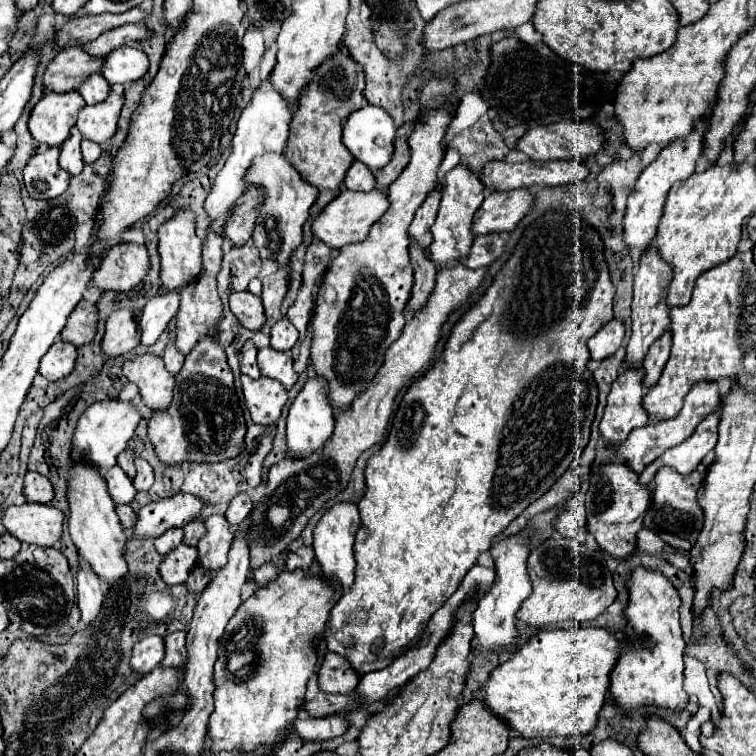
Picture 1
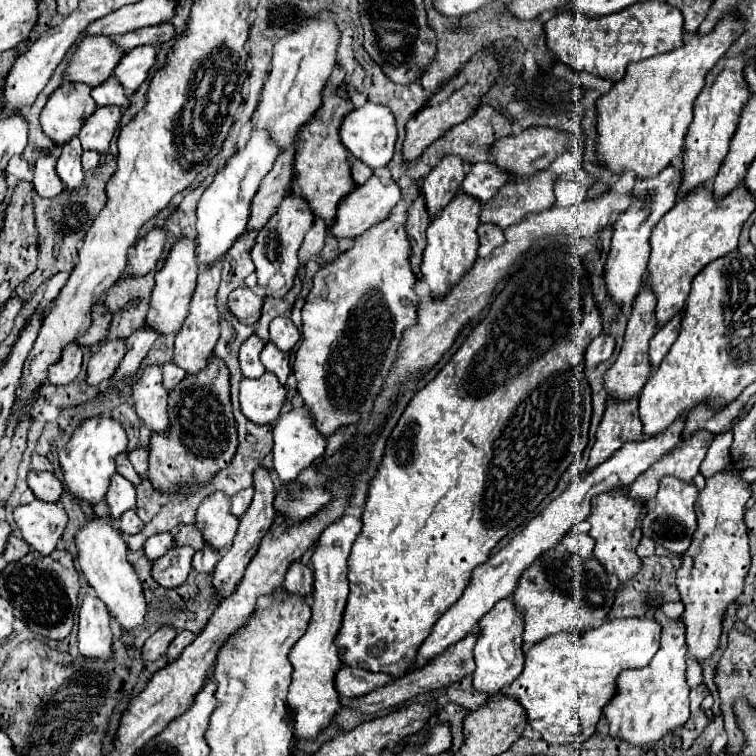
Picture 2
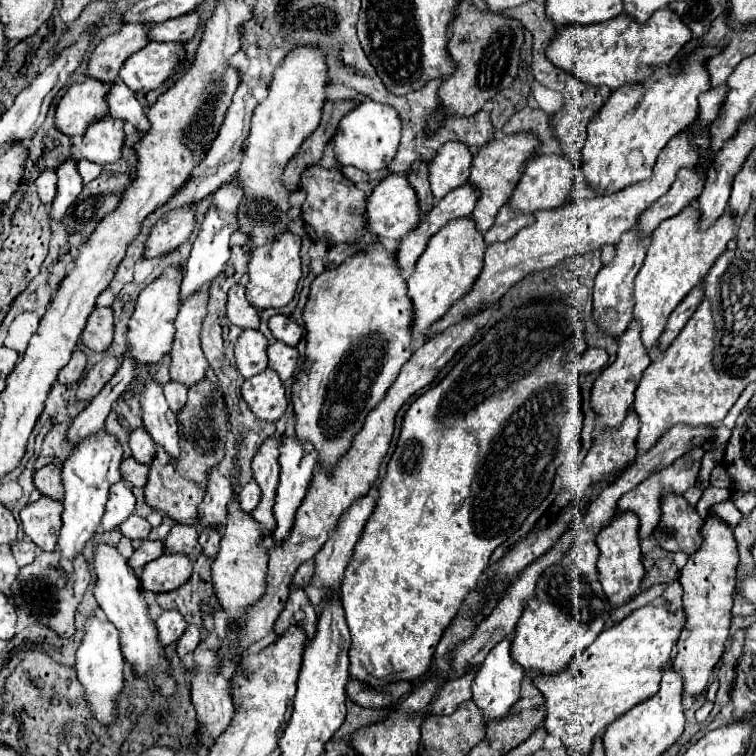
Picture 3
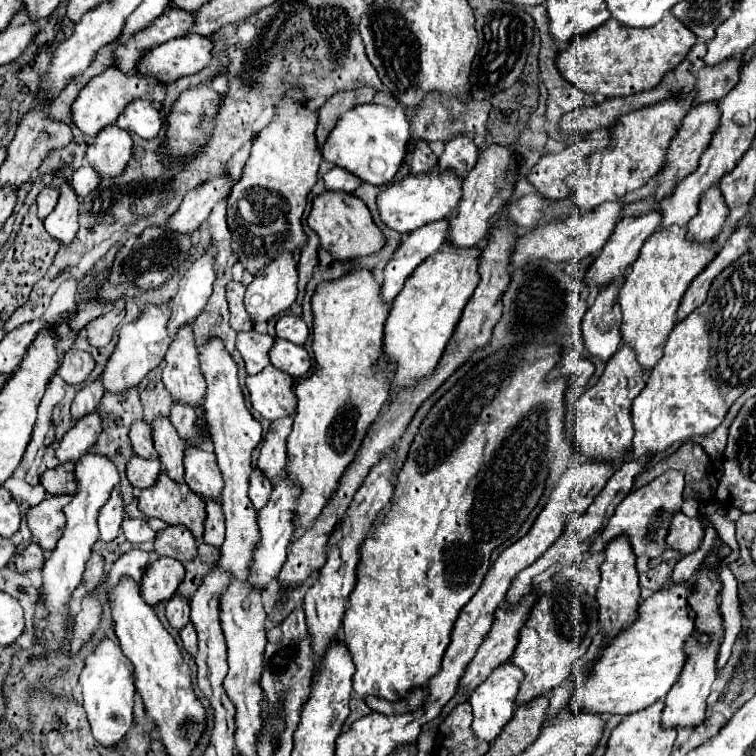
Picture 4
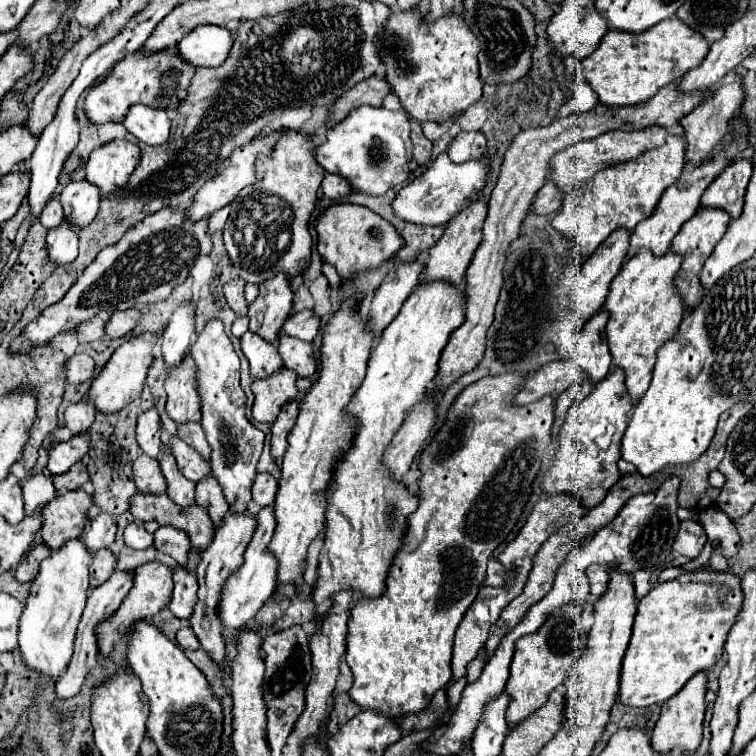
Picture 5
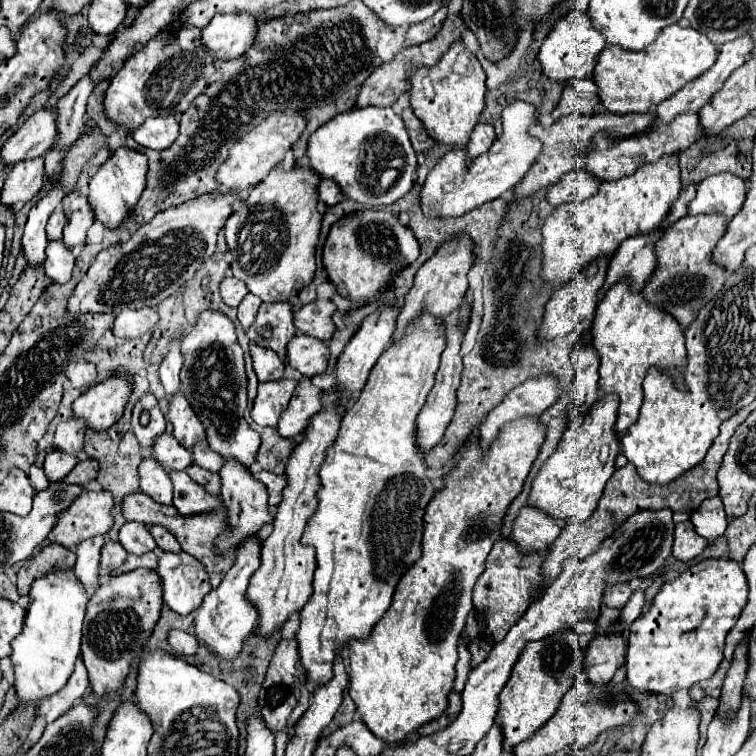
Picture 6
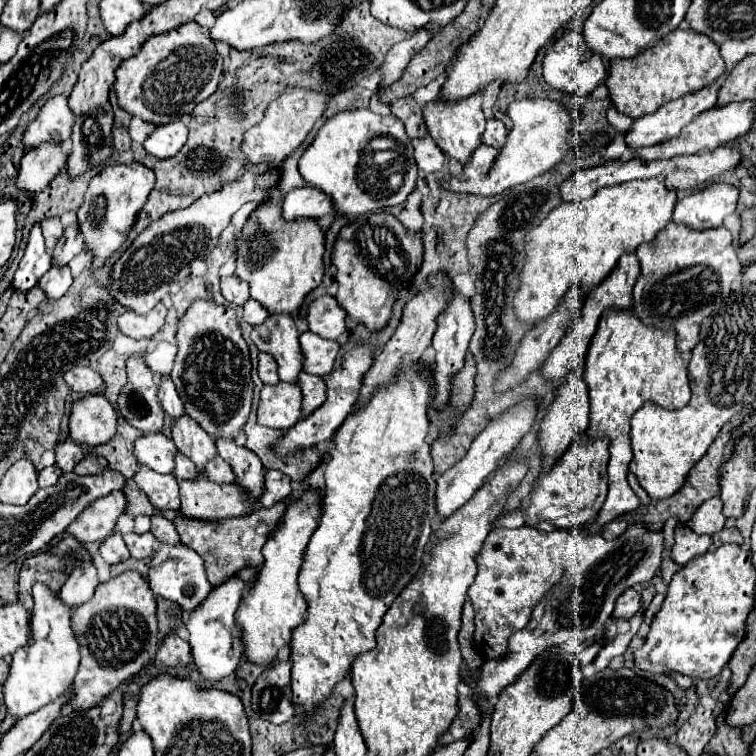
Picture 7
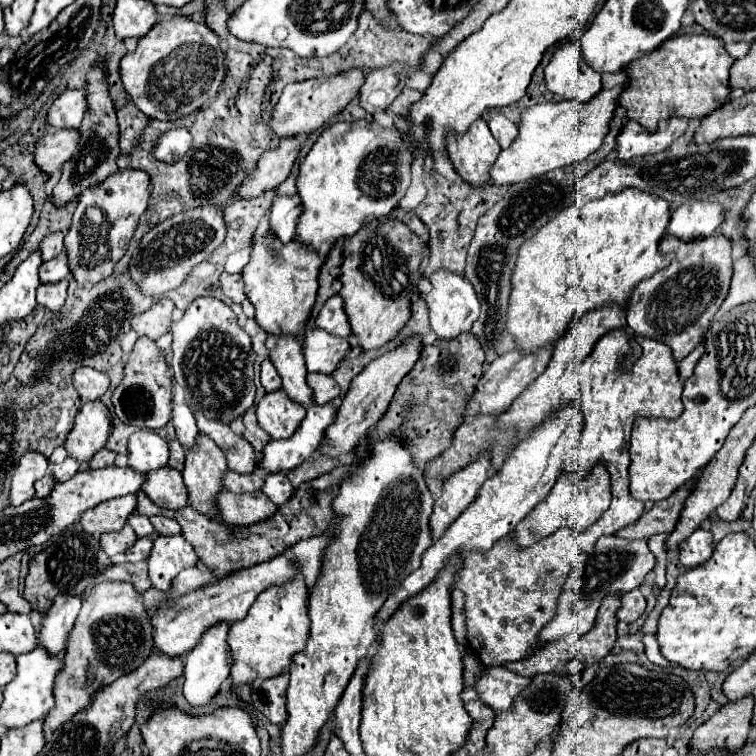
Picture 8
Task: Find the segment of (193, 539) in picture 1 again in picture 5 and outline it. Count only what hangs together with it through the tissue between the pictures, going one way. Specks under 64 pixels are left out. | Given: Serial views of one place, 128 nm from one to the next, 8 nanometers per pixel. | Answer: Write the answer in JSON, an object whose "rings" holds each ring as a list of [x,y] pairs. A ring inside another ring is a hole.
{"rings":[[[160,526],[154,532],[154,546],[158,552],[164,552],[174,558],[180,566],[188,562],[188,552],[192,548],[188,534],[174,526]]]}

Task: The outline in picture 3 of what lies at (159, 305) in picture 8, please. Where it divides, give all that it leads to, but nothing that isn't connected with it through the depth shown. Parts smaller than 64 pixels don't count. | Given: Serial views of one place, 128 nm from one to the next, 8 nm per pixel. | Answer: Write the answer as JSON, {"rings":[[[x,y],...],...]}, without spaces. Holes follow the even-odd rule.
{"rings":[[[94,308],[82,332],[84,346],[94,352],[104,352],[112,344],[112,334],[112,308]]]}

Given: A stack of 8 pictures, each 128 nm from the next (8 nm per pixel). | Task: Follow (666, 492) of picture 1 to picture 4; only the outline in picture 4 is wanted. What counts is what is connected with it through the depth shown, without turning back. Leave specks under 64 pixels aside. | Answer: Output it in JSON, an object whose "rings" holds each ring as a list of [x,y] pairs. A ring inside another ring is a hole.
{"rings":[[[676,512],[666,536],[668,548],[674,548],[682,556],[686,556],[700,548],[702,538],[704,538],[704,528],[698,522],[698,518],[688,518],[686,514]]]}

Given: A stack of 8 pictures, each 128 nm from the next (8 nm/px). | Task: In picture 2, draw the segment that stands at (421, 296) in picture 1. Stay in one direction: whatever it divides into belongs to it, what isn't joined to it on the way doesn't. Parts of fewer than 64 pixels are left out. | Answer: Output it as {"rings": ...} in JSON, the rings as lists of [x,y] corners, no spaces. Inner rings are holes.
{"rings":[[[420,196],[408,210],[408,222],[406,222],[406,232],[410,234],[410,242],[412,242],[412,254],[410,254],[410,264],[412,270],[416,272],[418,280],[422,280],[422,272],[420,272],[420,264],[422,264],[422,252],[426,248],[426,228],[428,228],[430,220],[428,214],[424,210],[424,196]]]}

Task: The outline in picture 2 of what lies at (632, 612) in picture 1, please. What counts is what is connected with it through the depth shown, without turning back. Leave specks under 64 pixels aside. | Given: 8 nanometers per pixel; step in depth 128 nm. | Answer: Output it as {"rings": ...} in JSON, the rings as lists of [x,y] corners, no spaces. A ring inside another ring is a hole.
{"rings":[[[648,594],[648,606],[654,610],[656,622],[662,626],[660,650],[652,658],[652,664],[636,670],[622,672],[616,680],[616,696],[612,704],[606,704],[604,714],[610,722],[610,736],[644,746],[660,740],[664,734],[684,726],[688,712],[688,684],[686,684],[686,638],[682,618],[668,618],[660,610],[660,596]]]}

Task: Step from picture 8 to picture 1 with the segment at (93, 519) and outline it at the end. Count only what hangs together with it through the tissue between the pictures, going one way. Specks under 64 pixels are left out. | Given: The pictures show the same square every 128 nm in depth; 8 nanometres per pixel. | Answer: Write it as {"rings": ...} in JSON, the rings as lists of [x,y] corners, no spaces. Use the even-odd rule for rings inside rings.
{"rings":[[[26,502],[22,506],[8,506],[2,516],[2,524],[24,544],[36,546],[54,546],[62,536],[64,514],[50,504],[32,504]]]}

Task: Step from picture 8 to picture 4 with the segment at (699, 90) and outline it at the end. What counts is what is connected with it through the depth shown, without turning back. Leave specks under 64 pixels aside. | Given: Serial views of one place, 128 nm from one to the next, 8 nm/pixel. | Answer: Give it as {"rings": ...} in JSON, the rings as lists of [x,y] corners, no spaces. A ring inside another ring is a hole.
{"rings":[[[670,12],[652,28],[624,28],[618,20],[610,18],[608,24],[596,28],[592,36],[572,40],[566,50],[560,50],[560,56],[556,56],[556,68],[560,68],[560,72],[582,92],[604,94],[606,98],[630,96],[654,88],[666,72],[674,70],[684,60],[694,44],[696,36]]]}

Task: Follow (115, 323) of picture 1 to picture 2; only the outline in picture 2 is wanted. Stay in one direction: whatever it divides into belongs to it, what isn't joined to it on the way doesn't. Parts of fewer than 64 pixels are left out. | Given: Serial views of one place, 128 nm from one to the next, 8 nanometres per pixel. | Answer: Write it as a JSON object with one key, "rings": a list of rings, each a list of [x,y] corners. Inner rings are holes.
{"rings":[[[122,338],[102,342],[98,352],[88,362],[88,378],[86,378],[88,384],[100,386],[106,378],[112,378],[120,360],[124,358],[124,352],[126,352],[126,342]]]}

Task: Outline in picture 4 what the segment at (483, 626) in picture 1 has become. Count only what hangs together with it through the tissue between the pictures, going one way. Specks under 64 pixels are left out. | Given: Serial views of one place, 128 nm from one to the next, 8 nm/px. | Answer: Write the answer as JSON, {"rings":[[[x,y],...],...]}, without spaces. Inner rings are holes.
{"rings":[[[510,660],[496,666],[494,672],[472,692],[470,696],[470,704],[474,708],[474,732],[480,740],[486,740],[486,742],[492,742],[496,740],[496,736],[500,734],[500,728],[506,726],[506,722],[512,718],[514,714],[514,700],[516,700],[516,694],[518,694],[518,686],[522,682],[522,672],[520,668],[516,668],[516,664],[512,664]]]}

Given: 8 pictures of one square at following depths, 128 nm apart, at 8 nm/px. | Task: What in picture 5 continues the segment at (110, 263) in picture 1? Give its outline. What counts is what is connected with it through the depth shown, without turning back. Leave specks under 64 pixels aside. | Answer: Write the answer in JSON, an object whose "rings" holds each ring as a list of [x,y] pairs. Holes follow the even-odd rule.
{"rings":[[[280,130],[270,132],[268,136],[264,136],[264,138],[256,138],[256,140],[252,140],[250,144],[244,144],[242,148],[234,150],[232,156],[220,166],[220,170],[216,172],[216,176],[212,176],[210,180],[206,180],[206,184],[196,192],[196,196],[194,196],[192,204],[190,204],[190,208],[186,210],[186,218],[192,220],[192,222],[198,222],[198,220],[202,220],[202,218],[214,214],[214,212],[220,210],[222,206],[230,204],[230,202],[234,200],[234,196],[236,196],[246,184],[252,184],[252,182],[256,180],[256,174],[254,174],[254,162],[256,162],[256,156],[258,156],[258,154],[266,154],[266,152],[270,152],[272,144],[276,142],[278,132],[280,132]]]}

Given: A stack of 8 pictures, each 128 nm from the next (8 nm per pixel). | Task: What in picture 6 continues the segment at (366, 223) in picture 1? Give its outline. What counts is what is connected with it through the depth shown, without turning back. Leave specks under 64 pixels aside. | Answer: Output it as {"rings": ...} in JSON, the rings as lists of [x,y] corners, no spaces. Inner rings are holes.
{"rings":[[[512,102],[502,112],[504,132],[502,136],[488,148],[486,154],[480,154],[470,164],[458,164],[456,156],[452,156],[452,150],[446,152],[438,164],[430,170],[426,176],[426,182],[420,190],[420,208],[426,218],[456,218],[466,214],[468,210],[478,208],[484,202],[490,202],[498,198],[500,194],[514,188],[522,176],[528,172],[528,168],[534,164],[534,160],[540,154],[540,140],[532,138],[528,134],[528,128],[536,124],[536,110],[528,102]]]}

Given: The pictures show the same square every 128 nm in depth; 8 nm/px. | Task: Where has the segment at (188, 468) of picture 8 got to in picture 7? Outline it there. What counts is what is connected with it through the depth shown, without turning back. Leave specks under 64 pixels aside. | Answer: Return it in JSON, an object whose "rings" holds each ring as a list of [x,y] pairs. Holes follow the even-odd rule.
{"rings":[[[188,414],[180,416],[180,420],[172,422],[172,440],[176,448],[186,454],[200,472],[204,472],[204,466],[208,460],[216,456],[216,442],[210,438],[196,420],[192,420]]]}

